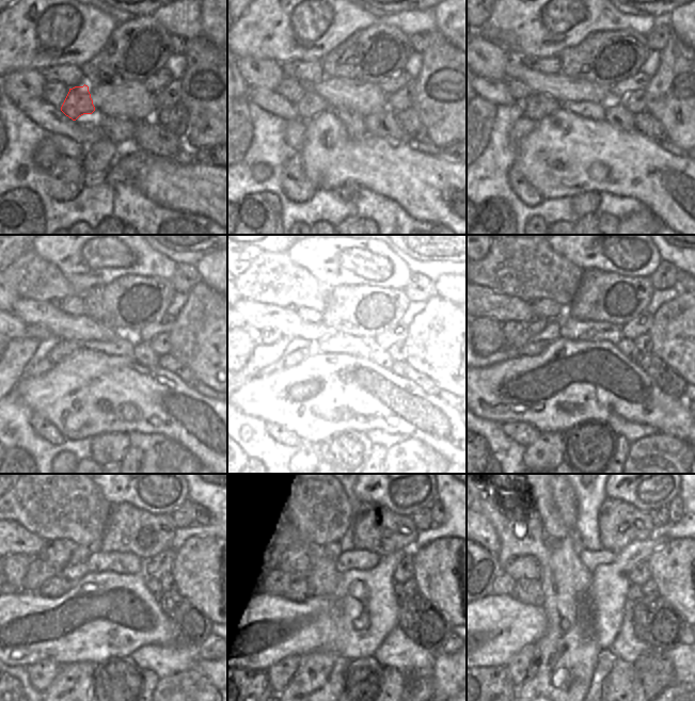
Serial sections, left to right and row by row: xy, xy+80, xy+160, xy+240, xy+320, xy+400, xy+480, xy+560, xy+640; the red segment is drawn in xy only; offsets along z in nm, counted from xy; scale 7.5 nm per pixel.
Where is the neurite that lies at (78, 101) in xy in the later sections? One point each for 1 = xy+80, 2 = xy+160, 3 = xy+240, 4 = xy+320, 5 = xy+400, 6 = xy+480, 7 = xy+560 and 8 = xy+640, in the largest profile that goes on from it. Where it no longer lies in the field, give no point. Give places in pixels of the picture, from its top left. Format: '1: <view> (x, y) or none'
1: xy+80 (311, 105)
2: xy+160 (537, 107)
3: xy+240 (64, 349)
4: xy+320 (301, 351)
5: xy+400 (531, 349)
6: xy+480 (56, 587)
7: xy+560 (296, 590)
8: xy+640 (527, 591)

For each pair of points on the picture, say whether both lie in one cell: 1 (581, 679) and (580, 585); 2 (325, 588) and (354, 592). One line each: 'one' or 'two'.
1: one
2: two

